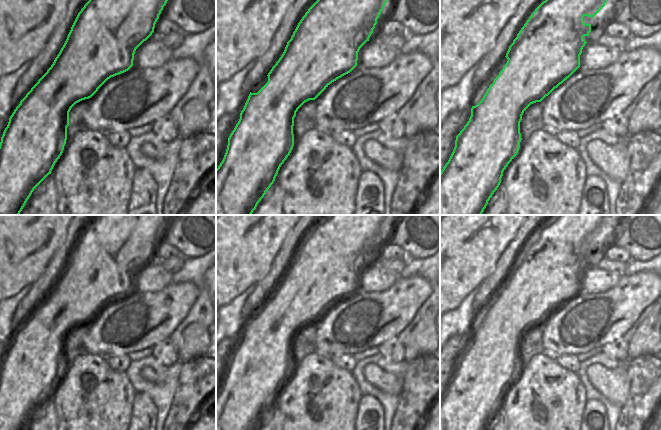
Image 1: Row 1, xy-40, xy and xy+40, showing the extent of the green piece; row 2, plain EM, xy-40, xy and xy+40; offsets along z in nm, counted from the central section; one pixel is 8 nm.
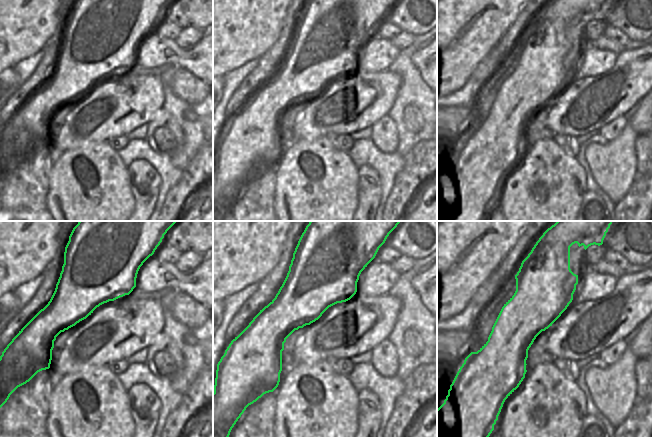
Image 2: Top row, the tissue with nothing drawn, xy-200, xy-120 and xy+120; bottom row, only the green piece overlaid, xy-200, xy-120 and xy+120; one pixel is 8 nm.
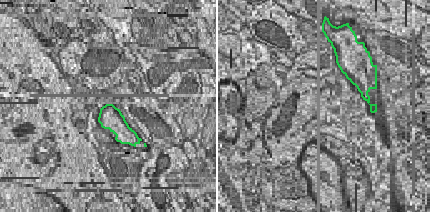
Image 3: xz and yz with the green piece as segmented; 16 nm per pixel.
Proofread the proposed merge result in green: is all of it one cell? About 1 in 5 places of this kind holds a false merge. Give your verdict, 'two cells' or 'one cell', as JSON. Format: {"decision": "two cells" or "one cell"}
{"decision": "one cell"}

